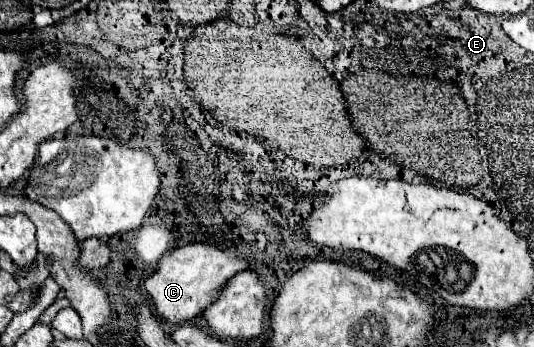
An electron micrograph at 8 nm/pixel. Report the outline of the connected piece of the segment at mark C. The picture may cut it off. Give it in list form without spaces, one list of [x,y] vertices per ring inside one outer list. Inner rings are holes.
[[[193,243],[163,255],[157,271],[147,275],[147,279],[143,281],[143,289],[147,297],[151,297],[157,317],[169,323],[185,323],[199,315],[211,301],[215,301],[219,289],[227,283],[227,279],[243,269],[247,269],[247,261],[237,259],[233,251],[219,249],[215,245]]]

